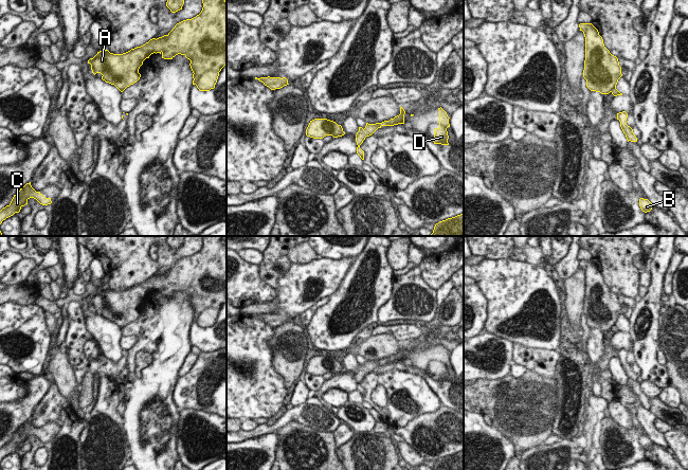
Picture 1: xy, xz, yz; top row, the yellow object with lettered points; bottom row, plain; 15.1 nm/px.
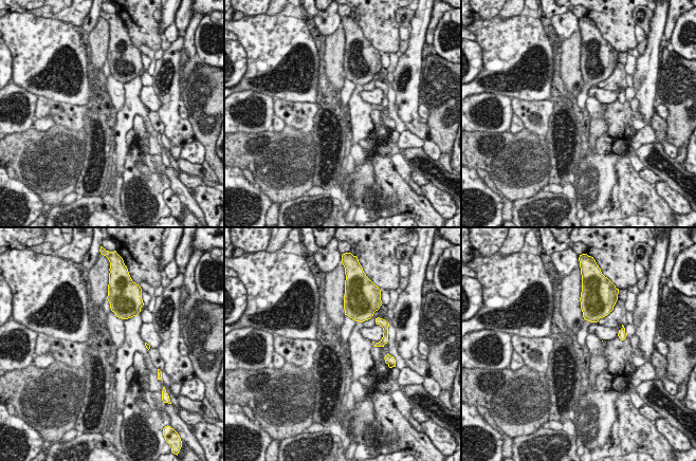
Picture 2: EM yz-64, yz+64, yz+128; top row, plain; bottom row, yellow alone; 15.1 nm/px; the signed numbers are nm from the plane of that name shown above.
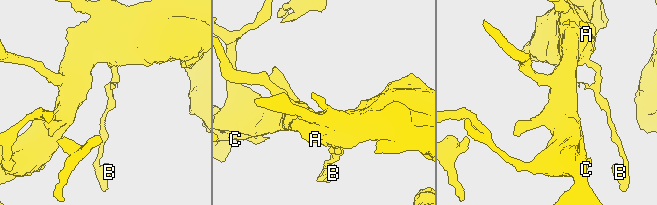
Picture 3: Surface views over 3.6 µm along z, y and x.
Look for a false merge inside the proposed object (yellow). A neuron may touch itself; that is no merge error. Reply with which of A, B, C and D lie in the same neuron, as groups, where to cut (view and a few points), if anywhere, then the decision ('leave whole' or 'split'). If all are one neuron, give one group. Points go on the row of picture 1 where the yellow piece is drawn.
A C D / B | yz (615, 87), (610, 91) | split

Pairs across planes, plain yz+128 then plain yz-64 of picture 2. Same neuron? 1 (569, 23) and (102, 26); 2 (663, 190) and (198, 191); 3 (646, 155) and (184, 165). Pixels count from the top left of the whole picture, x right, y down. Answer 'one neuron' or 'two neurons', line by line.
1: two neurons
2: one neuron
3: one neuron

